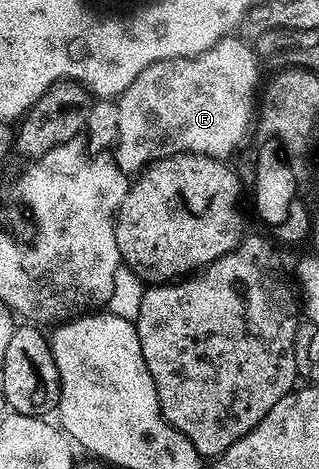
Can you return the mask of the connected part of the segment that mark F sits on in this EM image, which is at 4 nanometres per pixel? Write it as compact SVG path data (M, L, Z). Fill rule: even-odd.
M233 34L226 36L214 46L210 46L210 50L206 50L197 56L183 56L177 60L163 60L162 62L154 62L150 67L144 68L142 74L138 74L138 78L134 78L134 82L130 82L130 86L116 100L118 106L118 138L114 145L114 162L125 174L139 174L144 171L145 167L154 163L156 160L161 160L167 156L174 154L182 154L183 152L197 152L203 156L209 156L215 160L227 161L228 155L235 150L240 144L240 139L244 136L244 131L248 128L248 119L253 119L254 116L254 100L252 104L252 95L257 95L258 84L256 88L256 79L260 76L260 68L255 47L251 43L248 44L244 40L239 40L239 35Z

